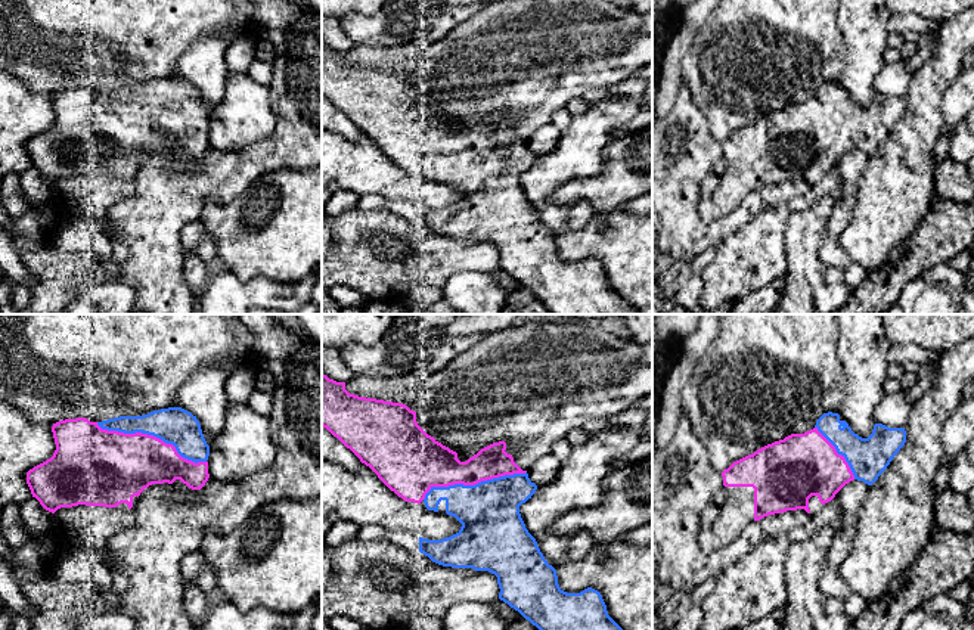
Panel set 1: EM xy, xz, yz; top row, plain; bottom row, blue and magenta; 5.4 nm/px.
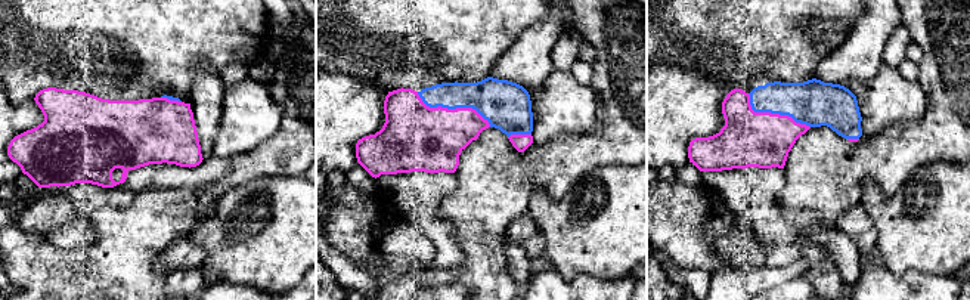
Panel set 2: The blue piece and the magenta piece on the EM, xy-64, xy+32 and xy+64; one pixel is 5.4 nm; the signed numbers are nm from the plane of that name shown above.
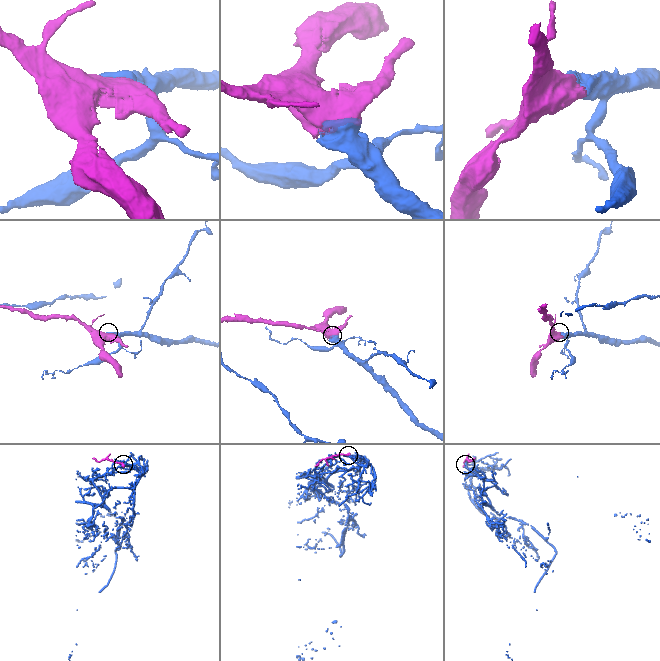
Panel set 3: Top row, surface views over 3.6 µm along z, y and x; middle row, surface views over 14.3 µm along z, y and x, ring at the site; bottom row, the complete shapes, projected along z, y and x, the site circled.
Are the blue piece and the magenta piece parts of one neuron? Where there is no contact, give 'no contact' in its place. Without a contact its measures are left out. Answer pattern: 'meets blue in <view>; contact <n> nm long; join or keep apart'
meets blue in xy; contact 650 nm long; join

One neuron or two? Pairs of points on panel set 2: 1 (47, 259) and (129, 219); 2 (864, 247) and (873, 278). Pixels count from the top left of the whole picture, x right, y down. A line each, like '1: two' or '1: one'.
1: one
2: two

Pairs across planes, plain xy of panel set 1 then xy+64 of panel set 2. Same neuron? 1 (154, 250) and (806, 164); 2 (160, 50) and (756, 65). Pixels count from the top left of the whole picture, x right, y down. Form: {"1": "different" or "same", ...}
{"1": "same", "2": "same"}

